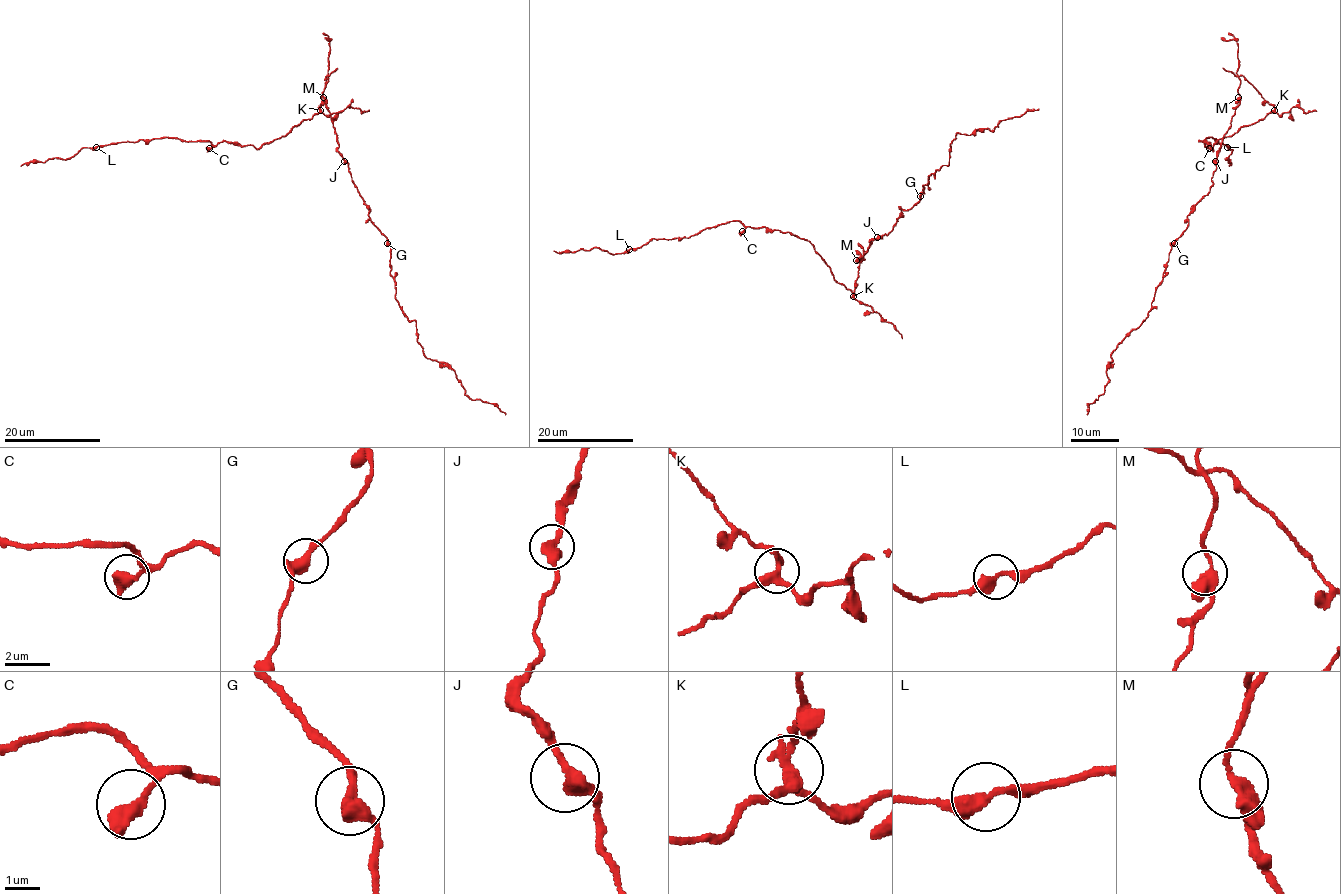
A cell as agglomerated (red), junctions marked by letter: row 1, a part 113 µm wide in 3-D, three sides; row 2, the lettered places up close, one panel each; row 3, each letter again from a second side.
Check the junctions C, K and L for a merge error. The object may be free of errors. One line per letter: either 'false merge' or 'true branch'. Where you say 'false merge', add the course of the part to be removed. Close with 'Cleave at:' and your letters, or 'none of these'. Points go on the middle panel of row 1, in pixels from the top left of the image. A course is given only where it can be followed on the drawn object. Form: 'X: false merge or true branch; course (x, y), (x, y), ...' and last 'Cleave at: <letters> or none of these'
C: true branch
K: false merge; course (853, 296), (861, 261), (855, 261), (923, 193), (928, 176), (949, 164), (957, 134), (993, 130), (1039, 108)
L: true branch
Cleave at: K

